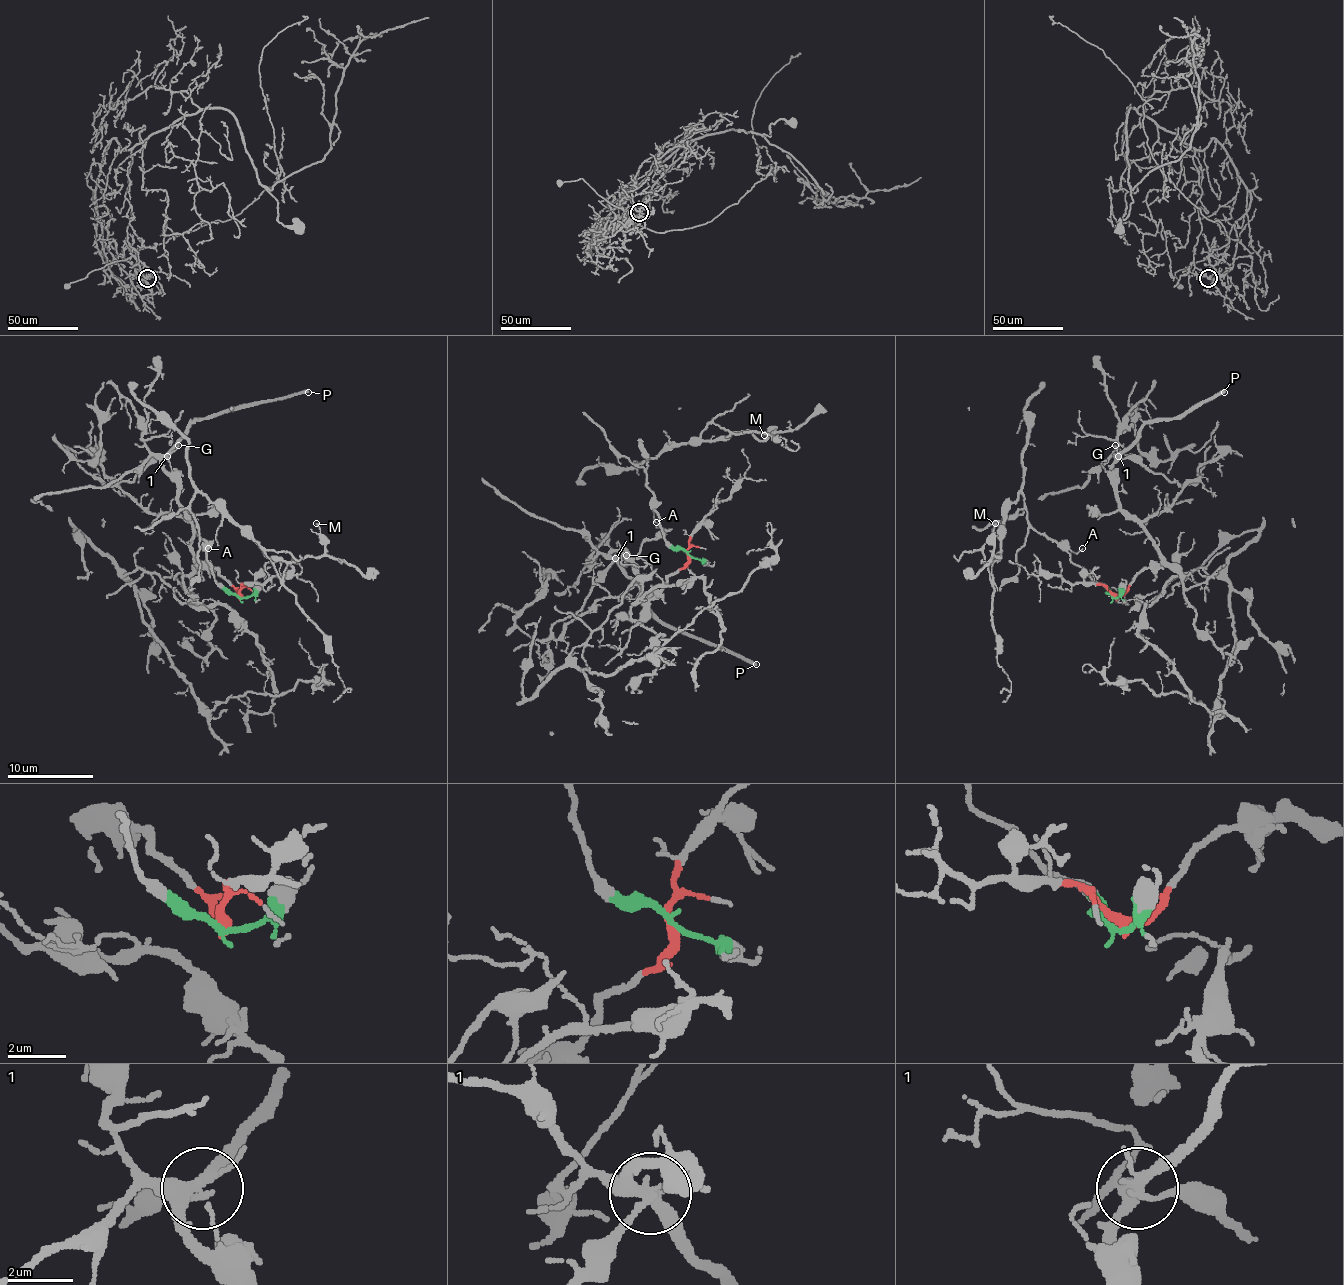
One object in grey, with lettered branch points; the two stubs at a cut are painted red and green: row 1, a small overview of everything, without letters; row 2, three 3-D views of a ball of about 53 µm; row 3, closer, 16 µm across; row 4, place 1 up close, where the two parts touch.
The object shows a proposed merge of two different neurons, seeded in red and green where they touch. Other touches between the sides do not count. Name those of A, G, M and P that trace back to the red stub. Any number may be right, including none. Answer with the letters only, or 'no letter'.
G, P

